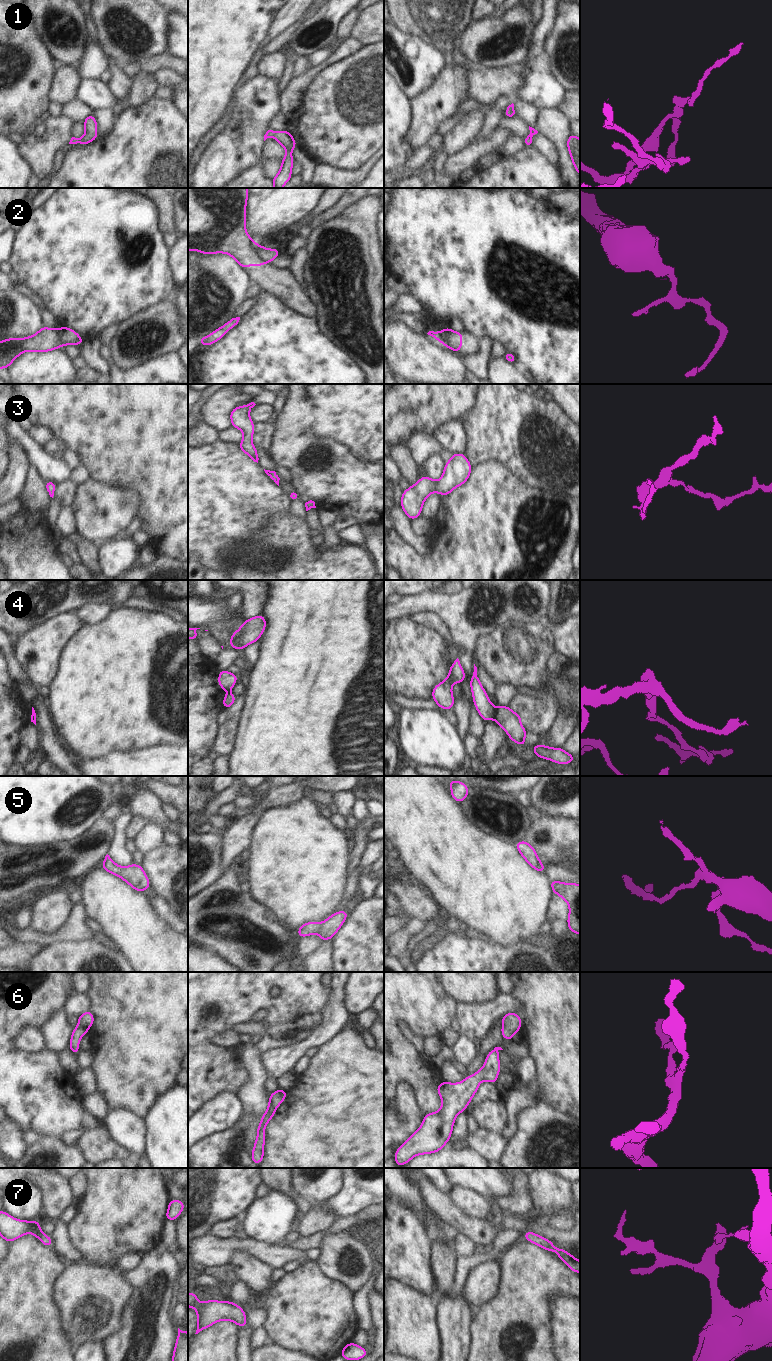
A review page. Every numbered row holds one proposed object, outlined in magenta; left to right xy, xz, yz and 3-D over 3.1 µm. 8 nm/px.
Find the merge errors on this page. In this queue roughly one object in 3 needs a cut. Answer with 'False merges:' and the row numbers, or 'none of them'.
False merges: 2, 4

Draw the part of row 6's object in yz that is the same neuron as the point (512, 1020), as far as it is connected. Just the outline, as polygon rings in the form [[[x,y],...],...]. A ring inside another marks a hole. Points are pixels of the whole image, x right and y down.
[[[507,1013],[502,1018],[501,1034],[505,1040],[513,1039],[513,1036],[519,1031],[522,1026],[522,1020],[519,1015],[514,1013]]]

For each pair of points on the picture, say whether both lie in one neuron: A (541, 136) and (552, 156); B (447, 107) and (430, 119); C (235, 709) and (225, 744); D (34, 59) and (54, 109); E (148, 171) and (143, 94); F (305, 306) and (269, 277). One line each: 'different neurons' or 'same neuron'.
A: same neuron
B: same neuron
C: same neuron
D: different neurons
E: different neurons
F: same neuron

